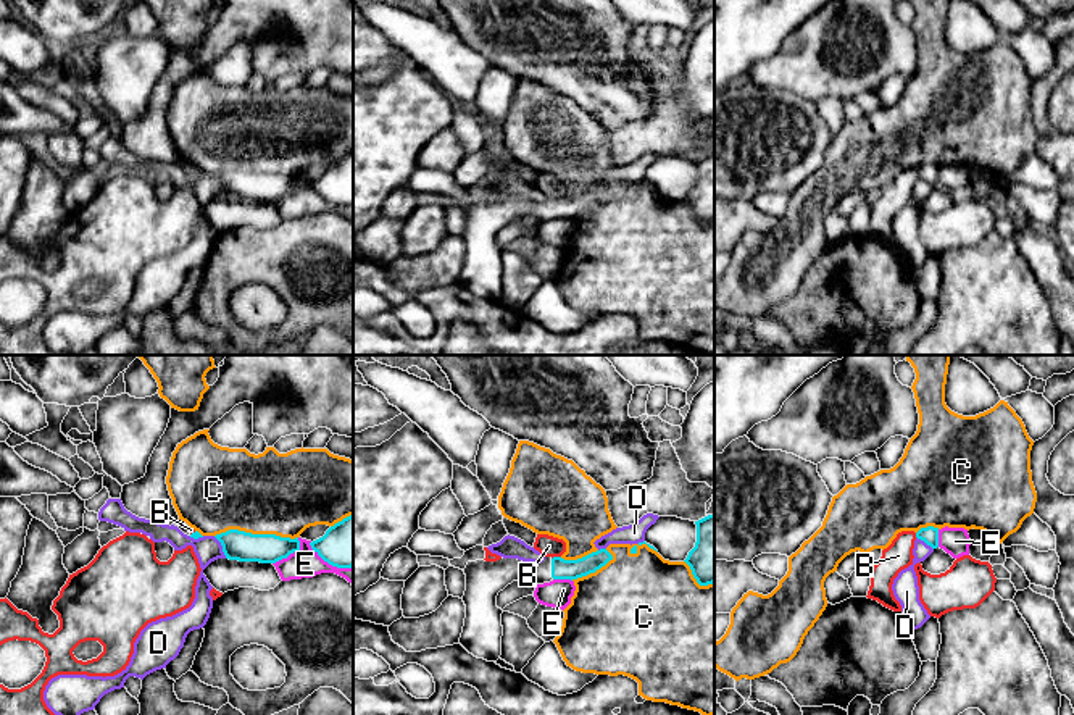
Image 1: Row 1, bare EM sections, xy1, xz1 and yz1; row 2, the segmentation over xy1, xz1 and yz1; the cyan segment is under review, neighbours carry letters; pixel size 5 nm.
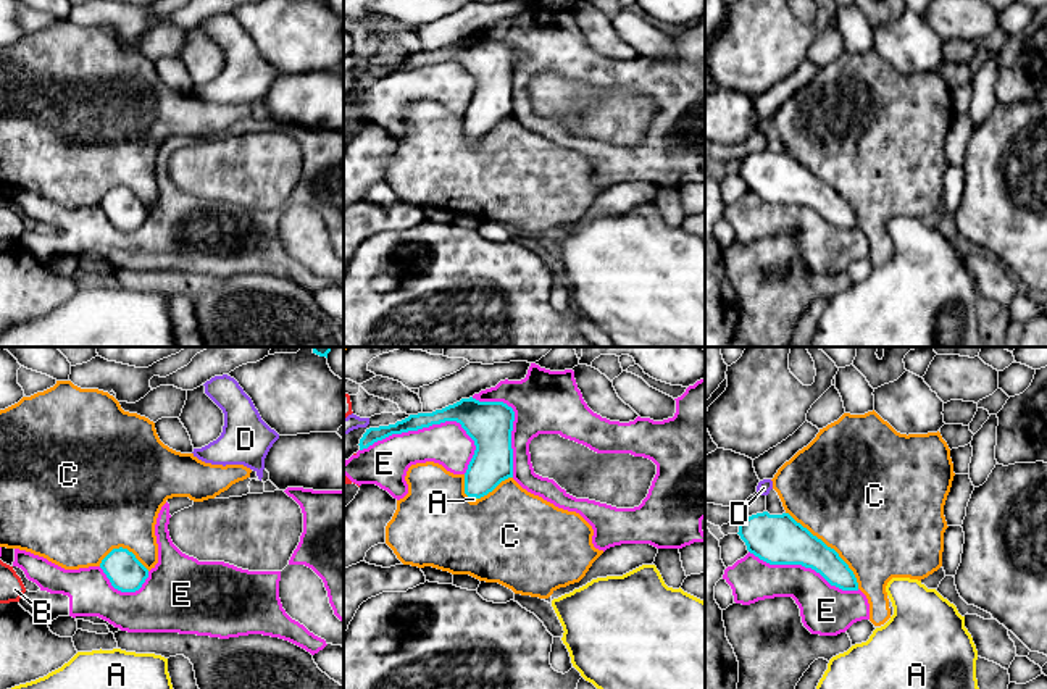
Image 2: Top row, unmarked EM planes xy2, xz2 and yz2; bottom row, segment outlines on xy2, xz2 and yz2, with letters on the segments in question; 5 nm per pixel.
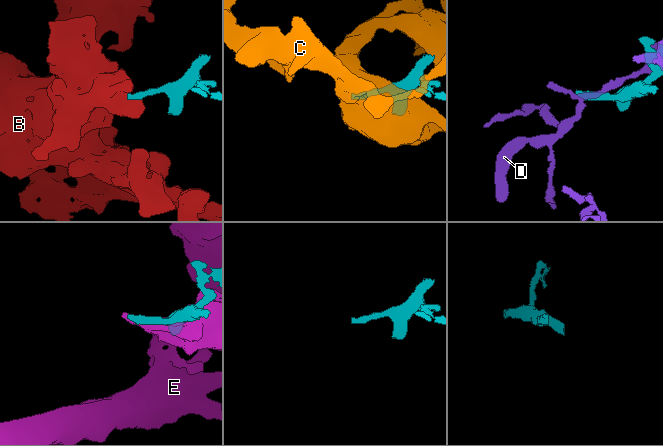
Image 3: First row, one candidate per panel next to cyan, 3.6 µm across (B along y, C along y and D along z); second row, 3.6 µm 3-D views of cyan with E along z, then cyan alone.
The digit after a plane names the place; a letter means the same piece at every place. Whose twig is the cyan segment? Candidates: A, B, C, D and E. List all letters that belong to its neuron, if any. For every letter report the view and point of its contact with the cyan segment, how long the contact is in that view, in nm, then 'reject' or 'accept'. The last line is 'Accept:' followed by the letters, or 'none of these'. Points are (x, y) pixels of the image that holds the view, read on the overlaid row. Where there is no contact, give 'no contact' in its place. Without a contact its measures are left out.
A: xz2 (473, 496) | 40 nm | accept
B: xz1 (555, 557) | 50 nm | reject
C: yz2 (830, 547) | 550 nm | reject
D: xy1 (223, 547) | 130 nm | reject
E: xz2 (420, 428) | 600 nm | reject
Accept: A

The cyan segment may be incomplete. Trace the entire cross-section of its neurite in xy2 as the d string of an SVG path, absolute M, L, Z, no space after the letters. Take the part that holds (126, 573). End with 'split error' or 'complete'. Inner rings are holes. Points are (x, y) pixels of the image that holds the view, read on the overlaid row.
M113 549L100 563L111 586L121 592L136 592L148 578L148 570L127 549Z | complete

